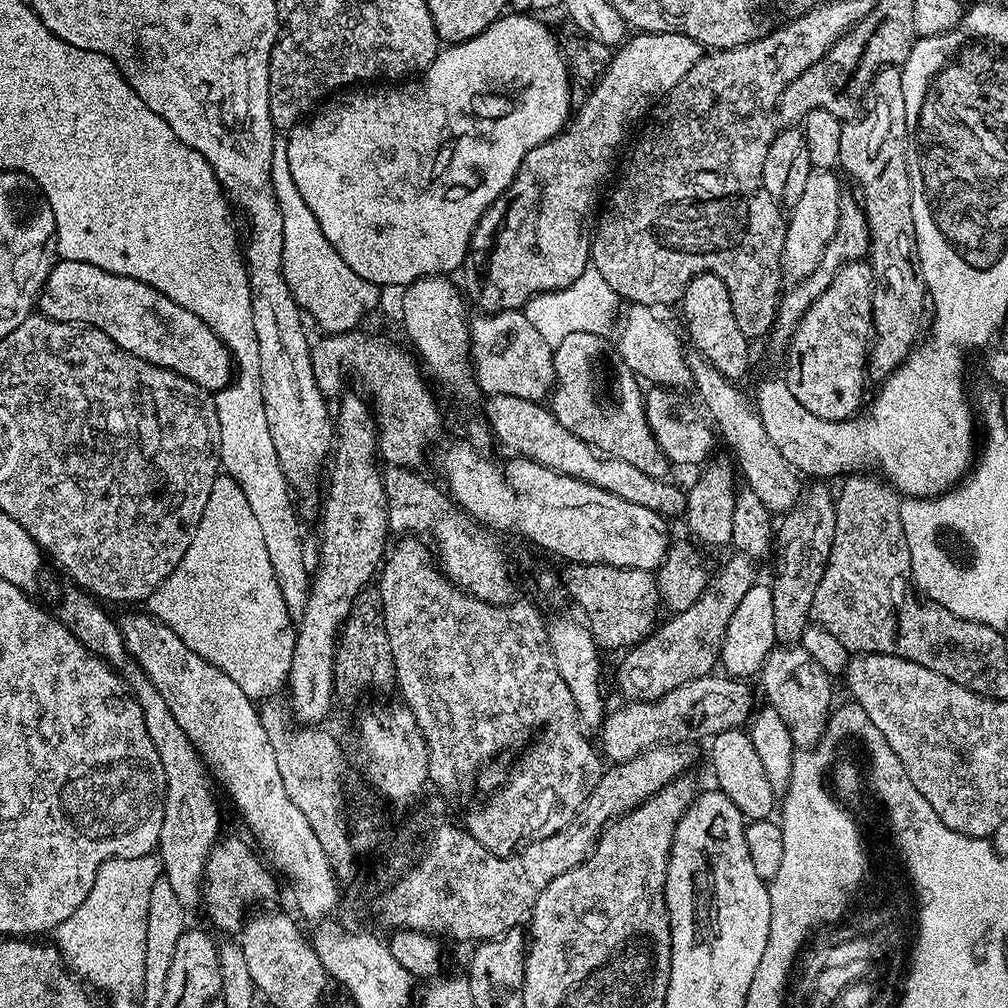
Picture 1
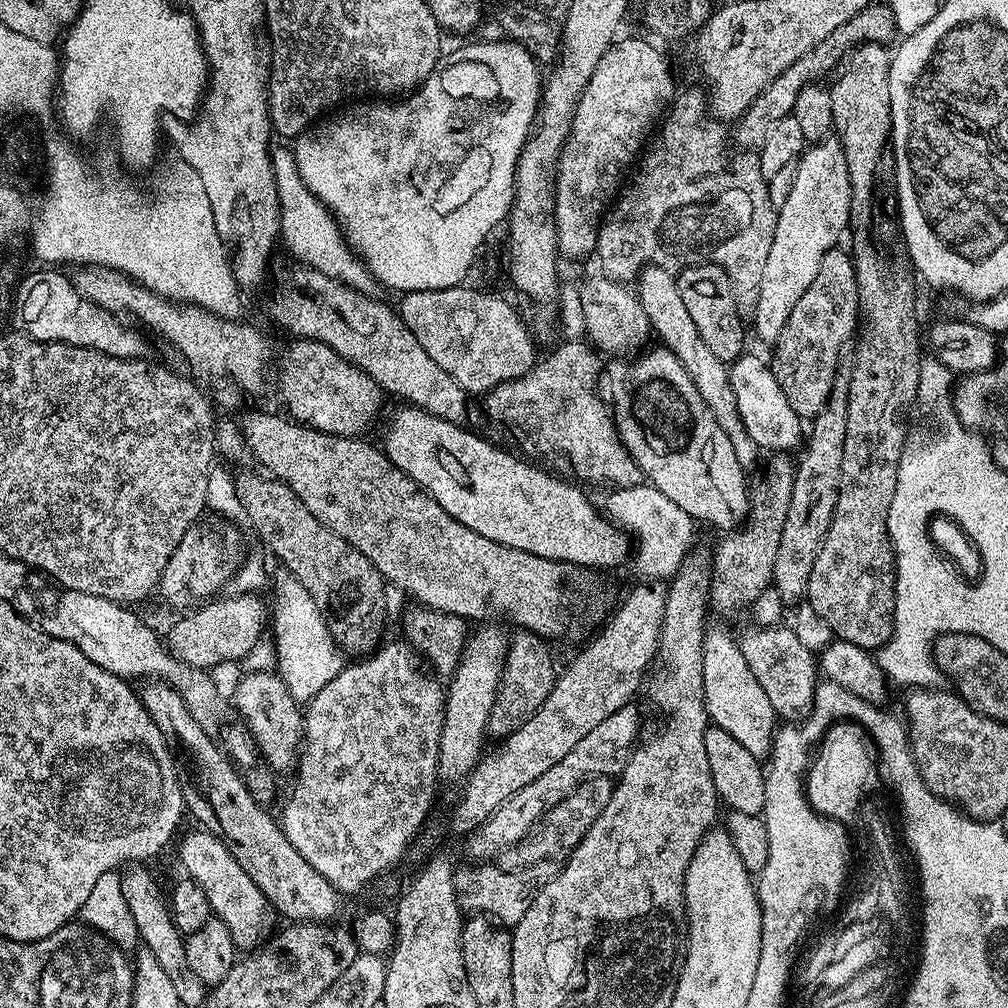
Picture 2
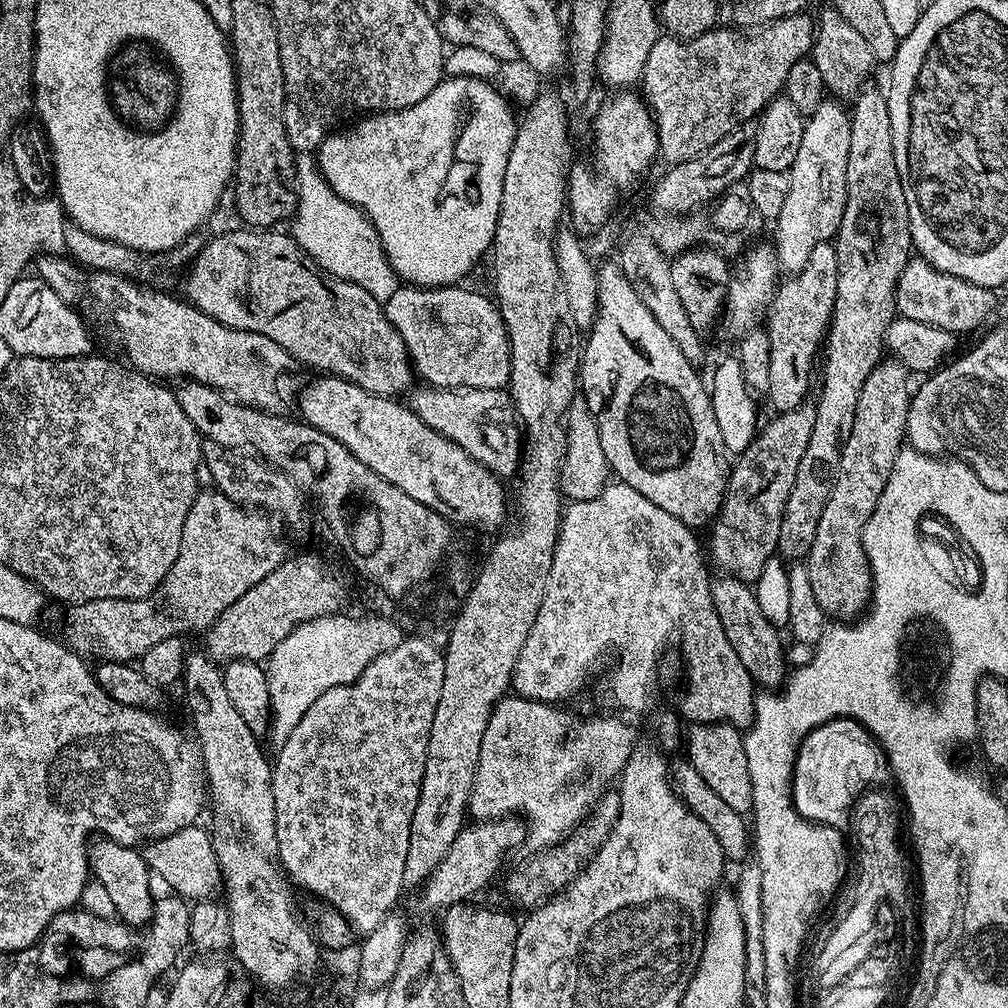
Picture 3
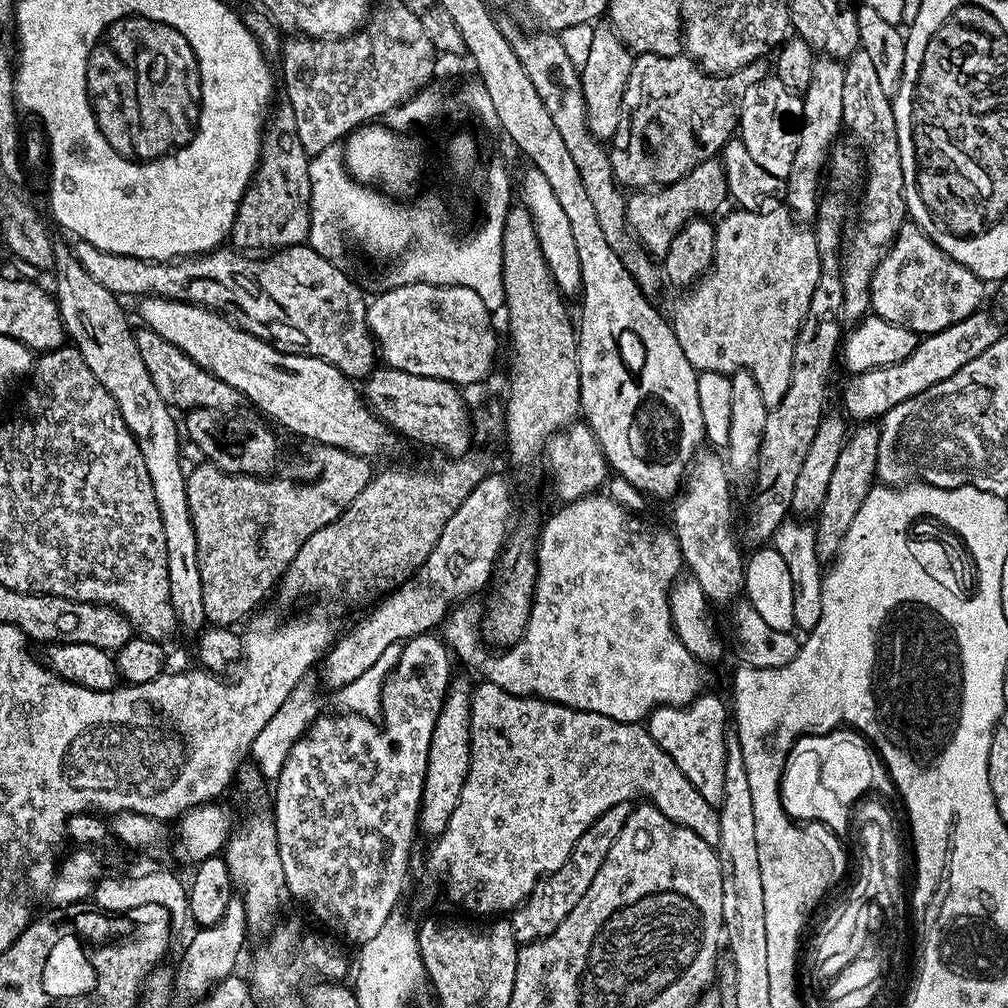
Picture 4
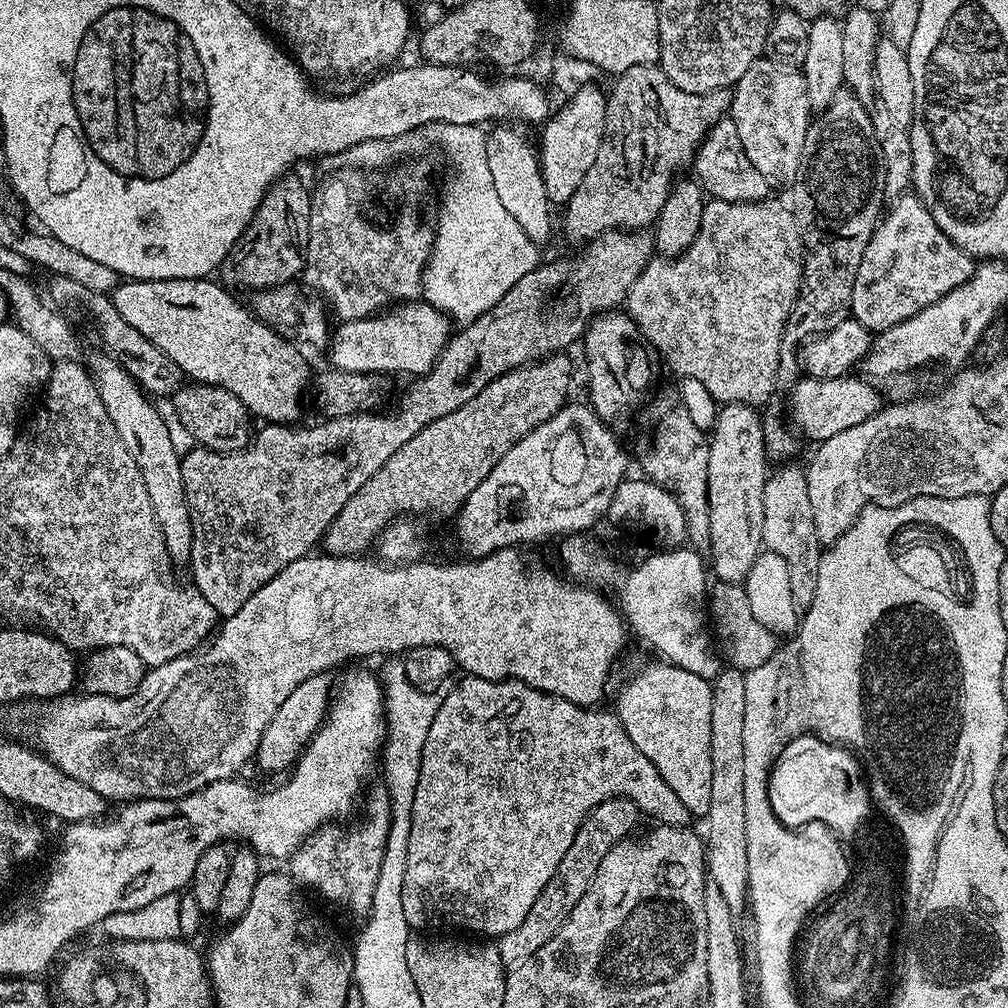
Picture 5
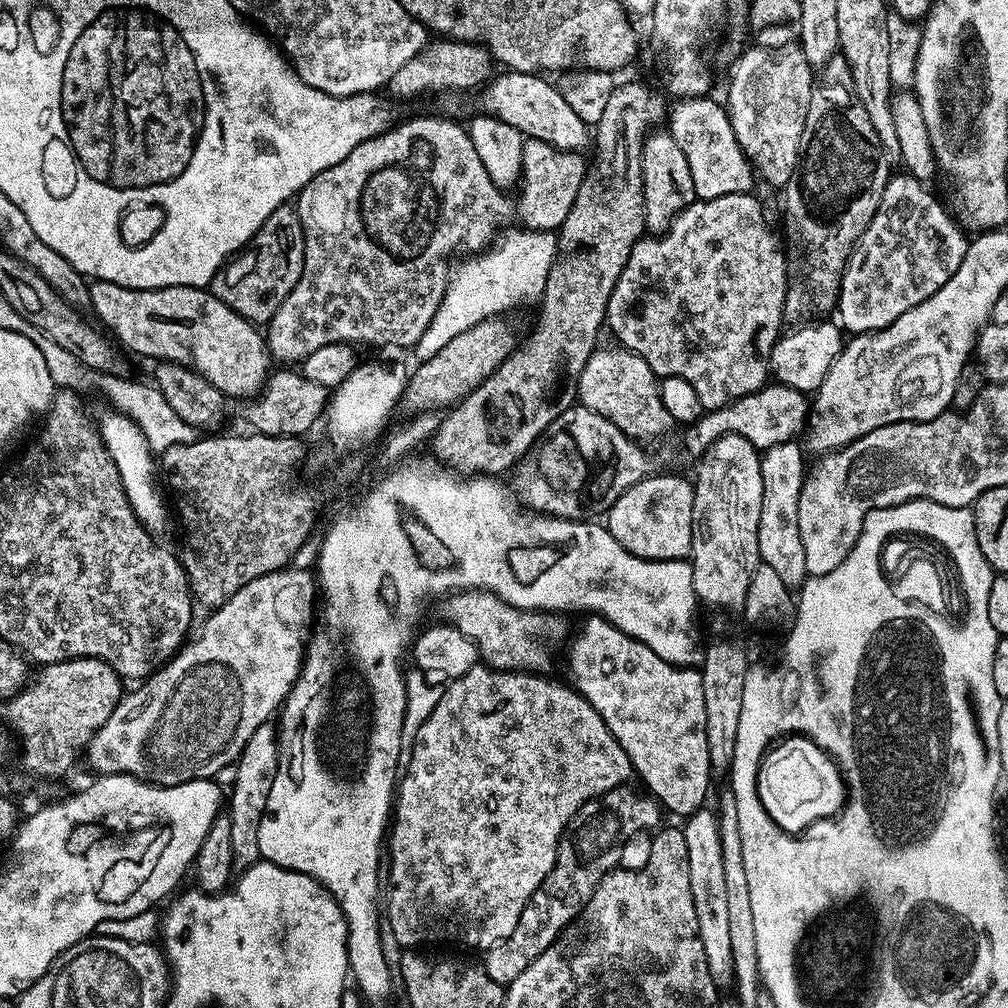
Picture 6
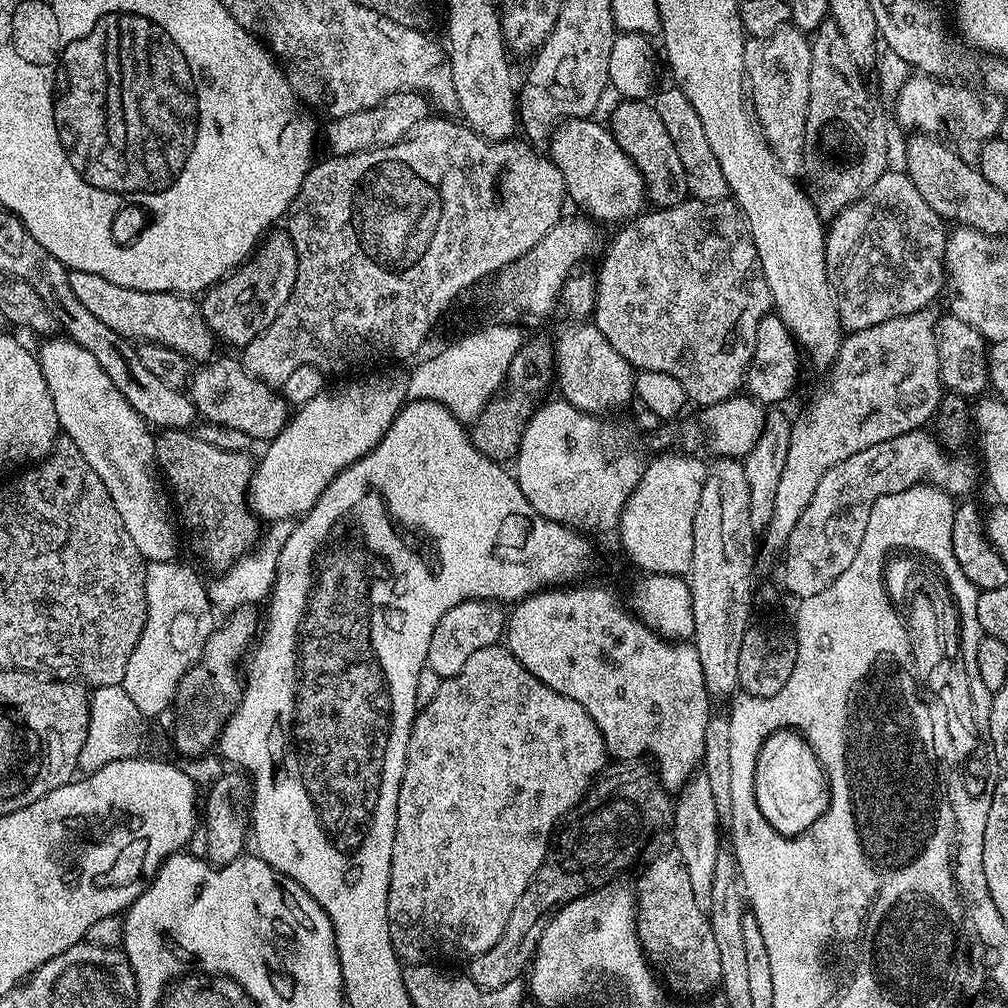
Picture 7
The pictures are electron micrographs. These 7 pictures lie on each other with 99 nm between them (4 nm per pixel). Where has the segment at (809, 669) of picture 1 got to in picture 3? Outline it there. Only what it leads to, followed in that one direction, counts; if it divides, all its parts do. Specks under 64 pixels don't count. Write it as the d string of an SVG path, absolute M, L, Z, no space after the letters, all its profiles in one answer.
M727 574L717 577L712 580L712 601L714 610L718 610L718 622L722 622L722 630L726 630L730 646L734 646L734 654L742 658L742 666L746 666L757 685L768 690L779 689L786 680L786 644L780 641L781 629L762 614L755 591L745 581Z

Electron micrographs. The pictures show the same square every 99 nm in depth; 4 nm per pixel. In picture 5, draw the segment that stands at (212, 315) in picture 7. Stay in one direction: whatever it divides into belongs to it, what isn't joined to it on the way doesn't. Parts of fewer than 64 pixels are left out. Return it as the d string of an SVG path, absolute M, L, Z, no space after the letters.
M285 174L268 187L258 210L248 223L248 229L240 235L240 242L228 253L218 269L219 283L229 290L236 288L252 288L253 293L263 292L266 288L278 288L301 275L308 246L308 227L310 226L310 210L313 193L293 174Z

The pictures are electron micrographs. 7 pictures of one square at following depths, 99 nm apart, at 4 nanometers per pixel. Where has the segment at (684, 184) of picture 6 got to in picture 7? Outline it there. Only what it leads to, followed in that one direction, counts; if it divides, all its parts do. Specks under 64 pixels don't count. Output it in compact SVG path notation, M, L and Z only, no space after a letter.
M621 99L619 103L620 105L612 112L610 131L618 146L622 146L622 150L634 162L634 166L638 166L644 179L647 199L651 203L653 200L656 208L673 208L674 205L689 199L686 166L682 166L678 146L674 146L674 138L670 138L666 122L658 118L655 103L648 100L626 99Z

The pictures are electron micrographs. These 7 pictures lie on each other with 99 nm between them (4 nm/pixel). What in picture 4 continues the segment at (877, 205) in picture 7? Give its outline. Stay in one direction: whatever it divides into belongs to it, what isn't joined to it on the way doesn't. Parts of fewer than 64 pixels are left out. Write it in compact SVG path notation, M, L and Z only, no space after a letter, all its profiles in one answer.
M905 222L898 230L896 241L874 270L874 278L870 282L871 311L878 318L886 318L886 322L906 326L917 334L941 332L946 330L946 326L954 326L954 322L962 322L962 318L970 318L970 314L985 307L984 288L985 281L966 270L966 266L954 262L954 258L943 252L917 224Z

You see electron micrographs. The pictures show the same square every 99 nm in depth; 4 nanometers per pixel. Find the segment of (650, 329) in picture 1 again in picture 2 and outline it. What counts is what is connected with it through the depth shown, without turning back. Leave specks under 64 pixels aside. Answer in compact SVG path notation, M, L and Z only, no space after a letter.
M603 274L595 275L586 277L584 284L579 285L582 314L585 316L584 332L587 339L601 353L632 351L635 353L637 350L643 349L649 343L647 340L648 336L650 340L650 329L646 310L642 310L639 296L631 287L625 286L621 281L611 280Z

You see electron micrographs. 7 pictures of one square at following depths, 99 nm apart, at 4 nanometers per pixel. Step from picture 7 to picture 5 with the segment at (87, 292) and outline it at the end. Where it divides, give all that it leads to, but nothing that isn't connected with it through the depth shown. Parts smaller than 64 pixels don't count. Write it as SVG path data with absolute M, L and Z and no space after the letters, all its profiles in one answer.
M201 278L199 280L128 280L127 282L117 283L114 291L110 293L110 299L118 314L126 320L130 326L134 326L134 330L138 330L138 334L142 334L142 338L146 338L154 344L162 352L166 354L166 358L170 358L180 367L181 373L189 381L199 382L201 384L213 384L222 390L230 390L230 394L234 394L234 398L238 398L247 406L253 417L259 418L261 421L271 422L274 424L286 424L296 422L300 416L300 395L304 392L304 387L309 387L310 376L308 380L308 364L300 357L300 352L291 344L291 339L285 338L273 325L263 324L256 316L255 312L244 308L235 300L233 293L225 288L223 284L212 278Z

